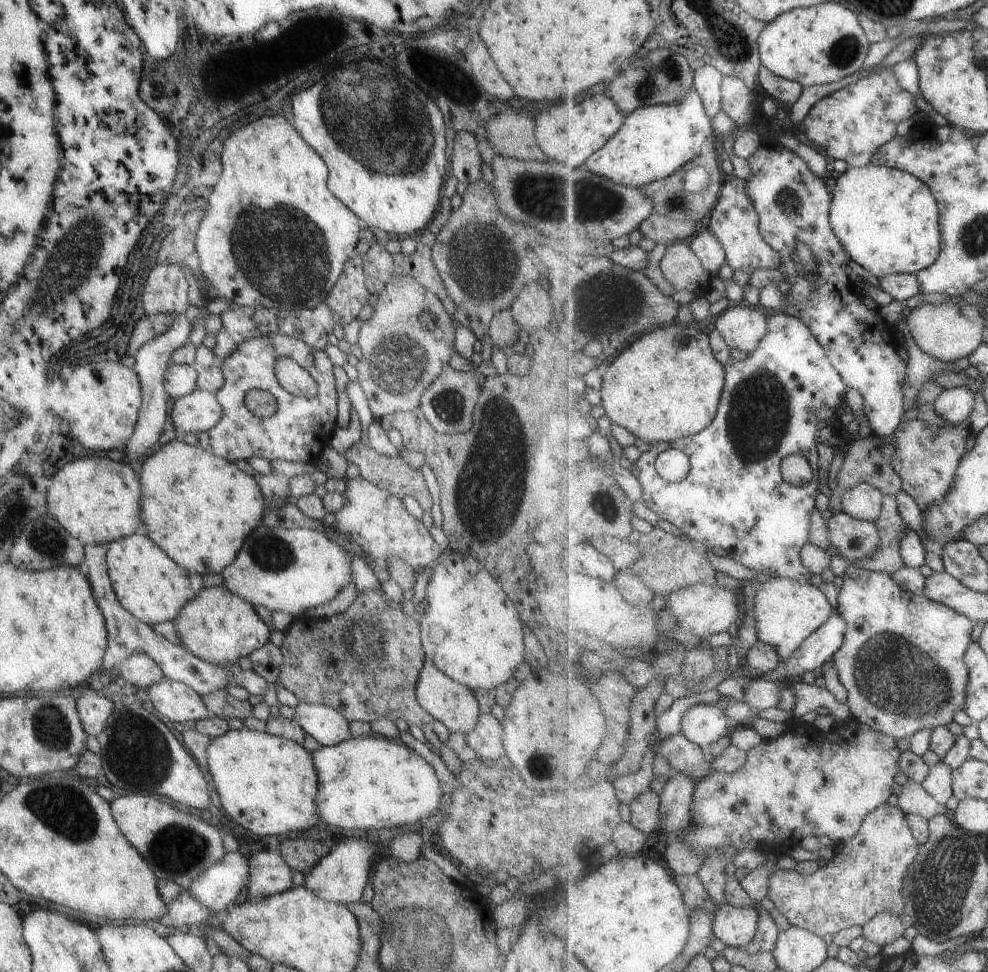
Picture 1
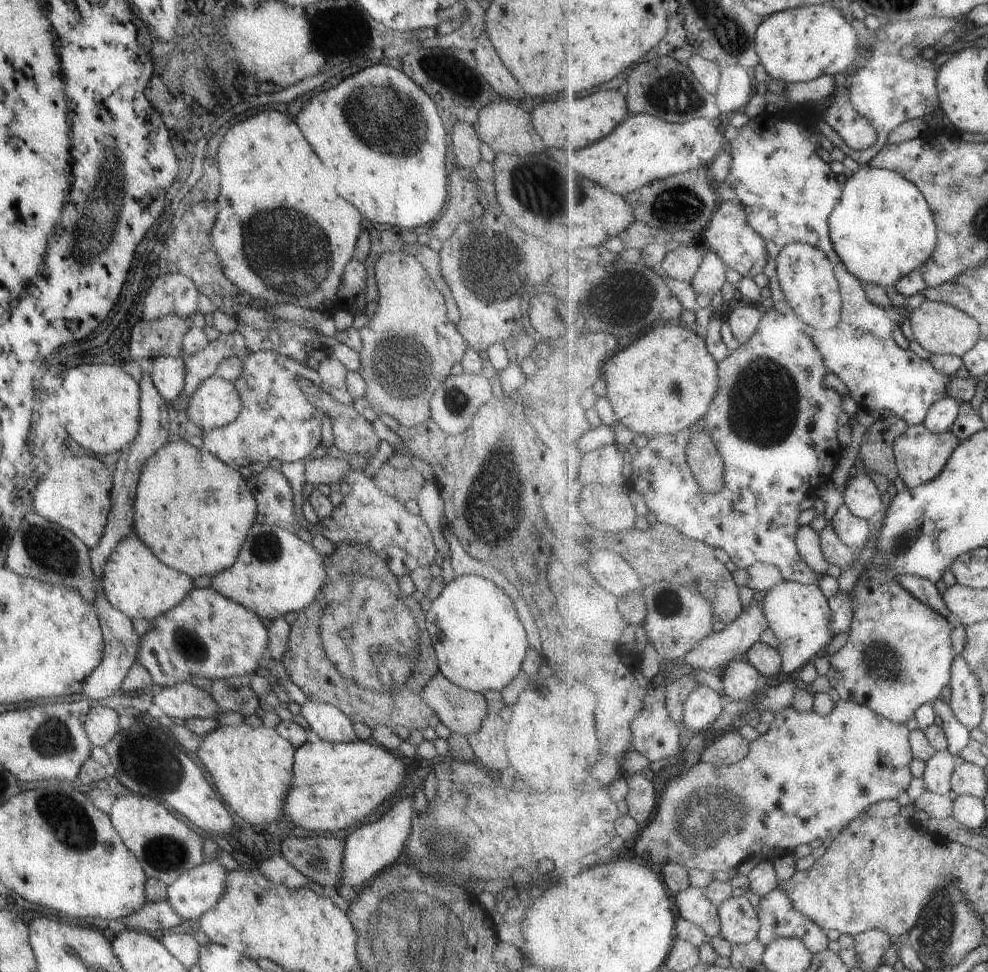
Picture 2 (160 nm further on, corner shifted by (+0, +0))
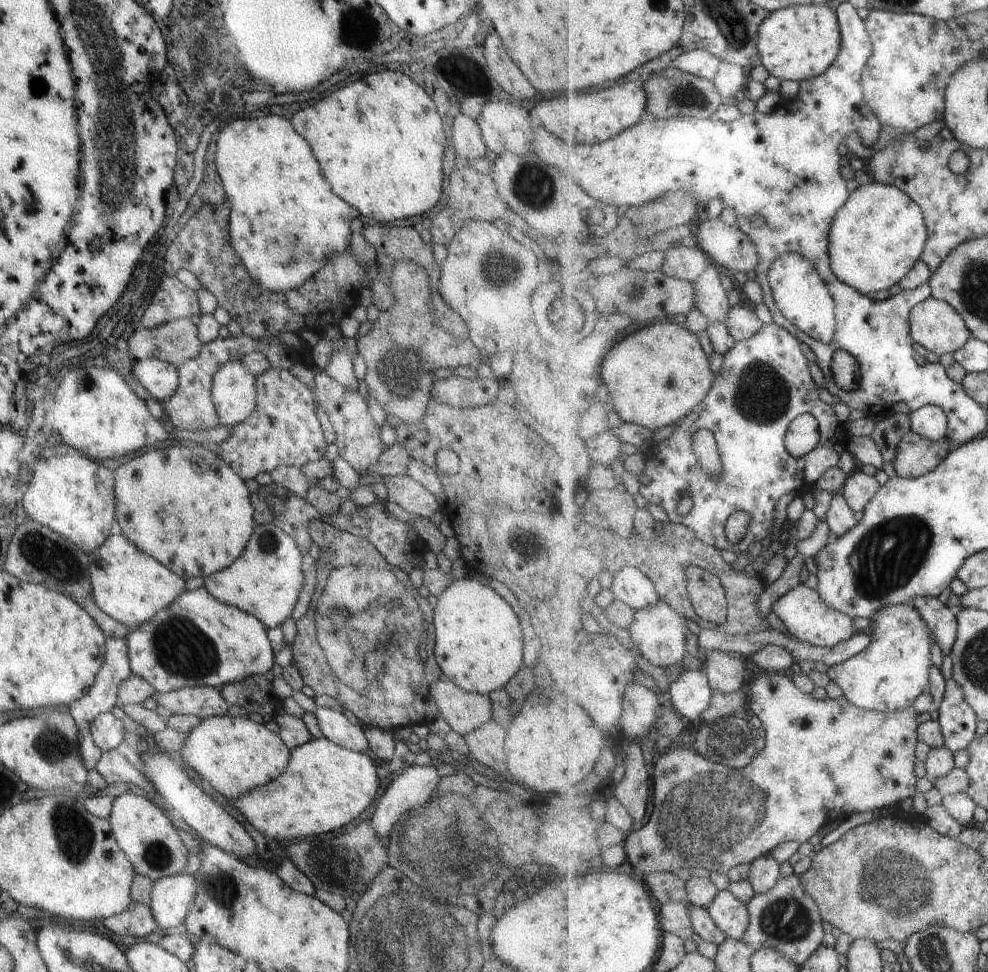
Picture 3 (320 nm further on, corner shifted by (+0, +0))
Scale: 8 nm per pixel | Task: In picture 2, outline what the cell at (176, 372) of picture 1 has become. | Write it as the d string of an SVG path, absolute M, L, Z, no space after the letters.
M159 356L148 363L149 377L157 393L166 402L173 403L181 393L185 368L181 357Z

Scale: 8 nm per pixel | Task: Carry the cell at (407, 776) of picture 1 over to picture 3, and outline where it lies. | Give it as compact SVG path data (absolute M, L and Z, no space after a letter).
M323 736L312 738L290 750L279 776L233 798L231 806L267 838L295 841L323 836L345 826L371 804L378 787L376 766L369 753L341 748Z

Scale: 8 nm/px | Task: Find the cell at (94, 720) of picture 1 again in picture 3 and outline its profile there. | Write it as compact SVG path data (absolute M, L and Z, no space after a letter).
M109 713L95 716L89 723L88 731L93 744L102 751L115 749L124 739L123 723Z

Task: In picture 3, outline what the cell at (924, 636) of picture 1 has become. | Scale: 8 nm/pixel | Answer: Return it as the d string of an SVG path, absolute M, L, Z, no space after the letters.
M909 601L887 605L870 618L872 643L861 654L828 670L830 680L843 690L843 696L855 706L876 711L894 711L913 707L920 694L931 684L931 639L936 642L928 622Z

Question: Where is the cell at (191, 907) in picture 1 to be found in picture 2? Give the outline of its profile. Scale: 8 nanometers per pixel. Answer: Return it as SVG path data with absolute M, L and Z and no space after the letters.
M166 899L159 902L146 902L141 908L137 908L135 913L121 917L113 922L115 926L121 928L133 928L134 930L153 932L167 930L178 926L183 920L171 910Z

